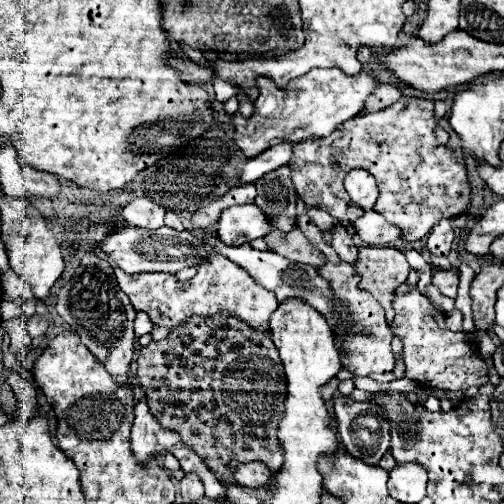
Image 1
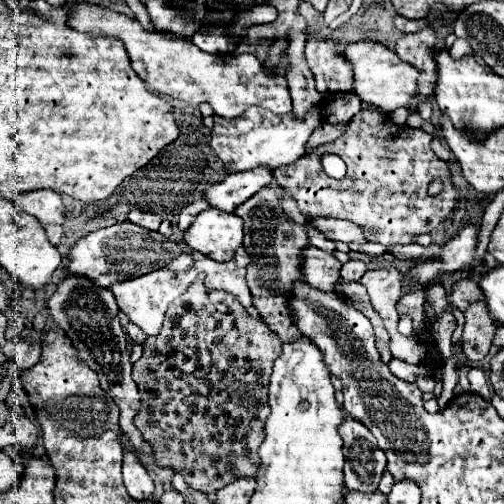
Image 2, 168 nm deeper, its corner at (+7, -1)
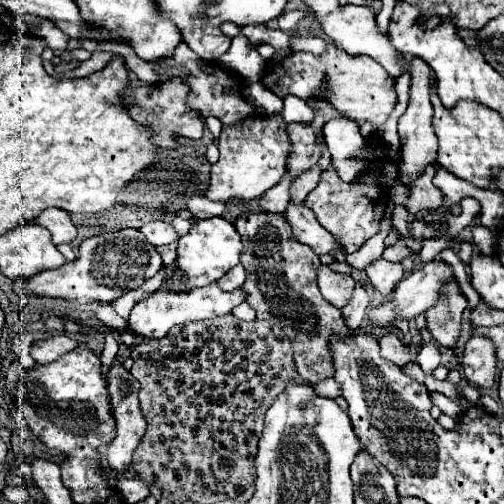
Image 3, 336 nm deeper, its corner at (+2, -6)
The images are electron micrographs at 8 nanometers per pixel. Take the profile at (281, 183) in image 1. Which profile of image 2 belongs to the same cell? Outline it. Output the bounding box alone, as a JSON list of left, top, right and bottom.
[235,187,309,341]

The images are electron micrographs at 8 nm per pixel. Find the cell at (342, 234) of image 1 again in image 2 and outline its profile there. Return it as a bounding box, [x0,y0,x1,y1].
[341,259,367,281]

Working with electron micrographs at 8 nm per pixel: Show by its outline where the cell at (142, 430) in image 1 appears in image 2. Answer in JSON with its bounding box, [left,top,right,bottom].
[123,451,153,499]

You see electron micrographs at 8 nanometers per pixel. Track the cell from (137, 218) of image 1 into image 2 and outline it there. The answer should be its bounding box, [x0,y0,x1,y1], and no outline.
[127,209,161,231]

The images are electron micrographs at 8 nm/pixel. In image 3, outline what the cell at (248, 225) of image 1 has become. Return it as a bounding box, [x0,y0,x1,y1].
[166,216,242,292]

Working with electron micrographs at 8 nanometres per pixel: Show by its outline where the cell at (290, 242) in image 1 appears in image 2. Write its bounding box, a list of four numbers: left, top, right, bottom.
[301,245,341,291]

